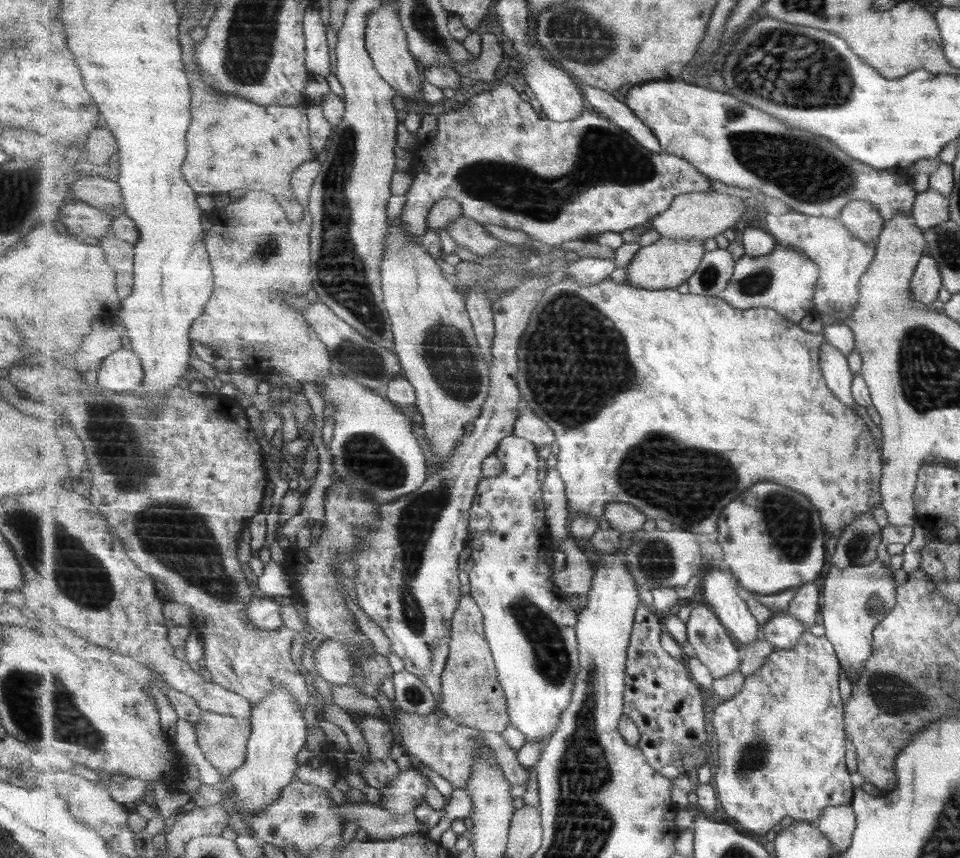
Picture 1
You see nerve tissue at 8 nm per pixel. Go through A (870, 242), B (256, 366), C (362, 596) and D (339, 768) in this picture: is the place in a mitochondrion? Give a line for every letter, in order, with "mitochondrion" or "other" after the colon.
A: other
B: other
C: other
D: other

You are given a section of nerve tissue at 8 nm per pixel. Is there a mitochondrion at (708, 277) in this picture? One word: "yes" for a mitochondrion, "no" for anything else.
yes

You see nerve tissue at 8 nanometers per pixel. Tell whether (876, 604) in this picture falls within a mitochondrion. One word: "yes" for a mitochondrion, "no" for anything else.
yes

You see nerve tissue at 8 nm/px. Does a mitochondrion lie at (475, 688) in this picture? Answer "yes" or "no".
no

